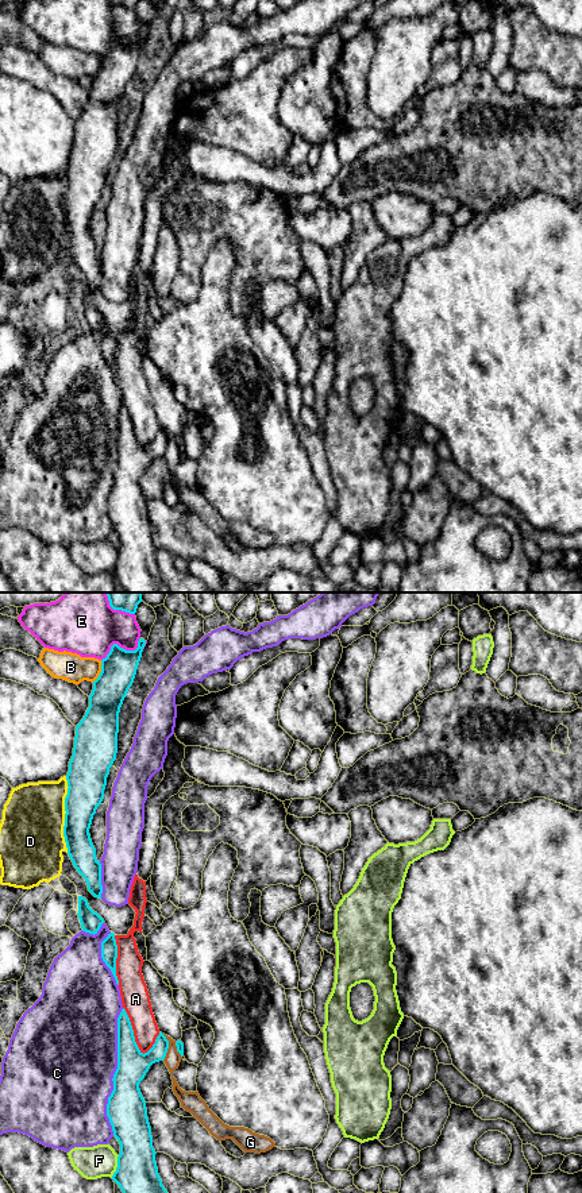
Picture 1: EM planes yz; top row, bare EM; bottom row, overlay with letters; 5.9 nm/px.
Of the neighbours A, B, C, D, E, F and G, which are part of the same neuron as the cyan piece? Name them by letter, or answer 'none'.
none

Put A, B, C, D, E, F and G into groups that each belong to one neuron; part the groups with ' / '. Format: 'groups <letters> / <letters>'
groups A / B / C / D / E / F / G

